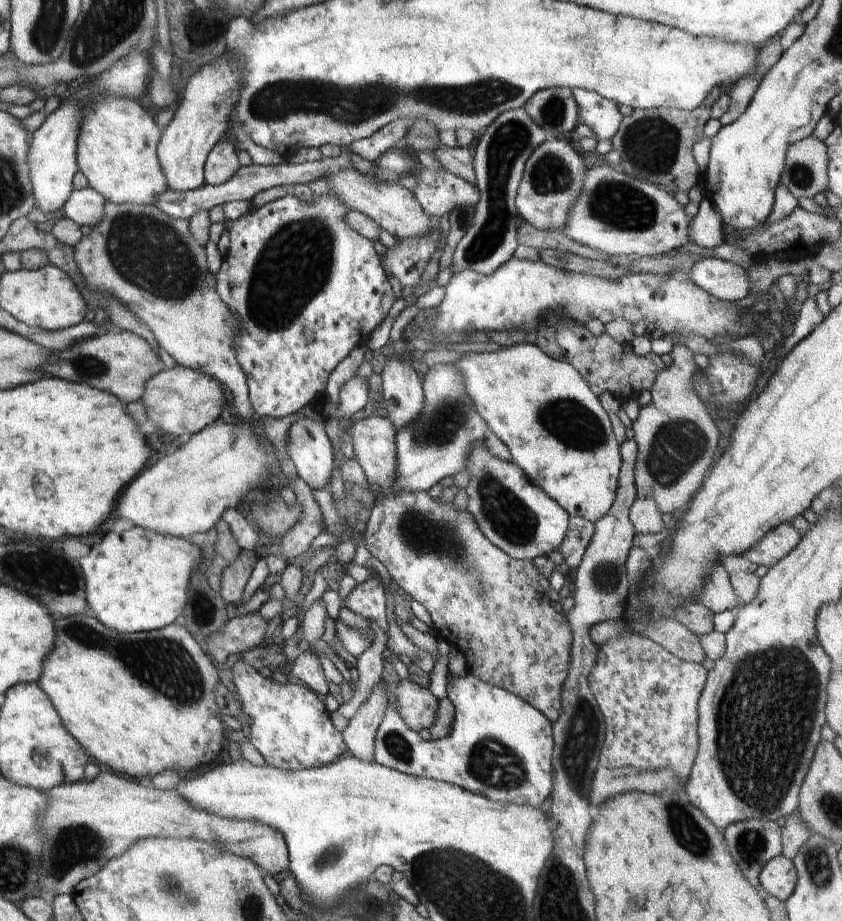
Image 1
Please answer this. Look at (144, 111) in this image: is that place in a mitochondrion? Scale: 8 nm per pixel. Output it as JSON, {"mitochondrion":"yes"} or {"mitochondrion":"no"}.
{"mitochondrion":"no"}

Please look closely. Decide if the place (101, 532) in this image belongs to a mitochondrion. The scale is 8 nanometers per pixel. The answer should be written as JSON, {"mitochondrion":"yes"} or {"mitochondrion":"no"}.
{"mitochondrion":"no"}

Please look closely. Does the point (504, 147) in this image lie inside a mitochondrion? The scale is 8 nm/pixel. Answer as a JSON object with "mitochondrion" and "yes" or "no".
{"mitochondrion":"yes"}

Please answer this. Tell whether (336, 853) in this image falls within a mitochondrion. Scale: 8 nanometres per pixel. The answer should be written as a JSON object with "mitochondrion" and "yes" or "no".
{"mitochondrion":"yes"}

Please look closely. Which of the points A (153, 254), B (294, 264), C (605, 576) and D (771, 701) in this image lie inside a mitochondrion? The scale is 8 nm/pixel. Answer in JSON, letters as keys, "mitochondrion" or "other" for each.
{"A":"mitochondrion","B":"mitochondrion","C":"mitochondrion","D":"mitochondrion"}

